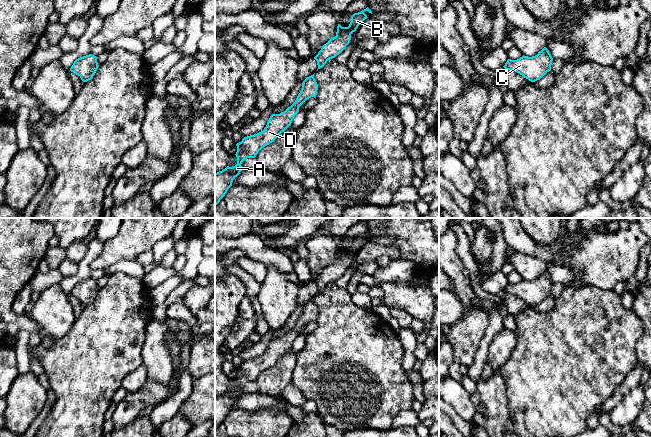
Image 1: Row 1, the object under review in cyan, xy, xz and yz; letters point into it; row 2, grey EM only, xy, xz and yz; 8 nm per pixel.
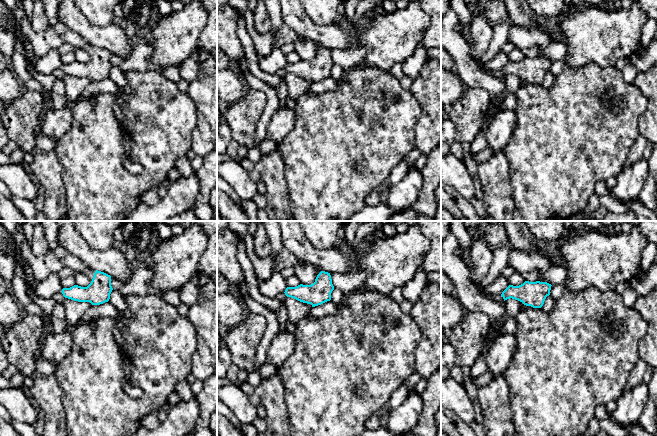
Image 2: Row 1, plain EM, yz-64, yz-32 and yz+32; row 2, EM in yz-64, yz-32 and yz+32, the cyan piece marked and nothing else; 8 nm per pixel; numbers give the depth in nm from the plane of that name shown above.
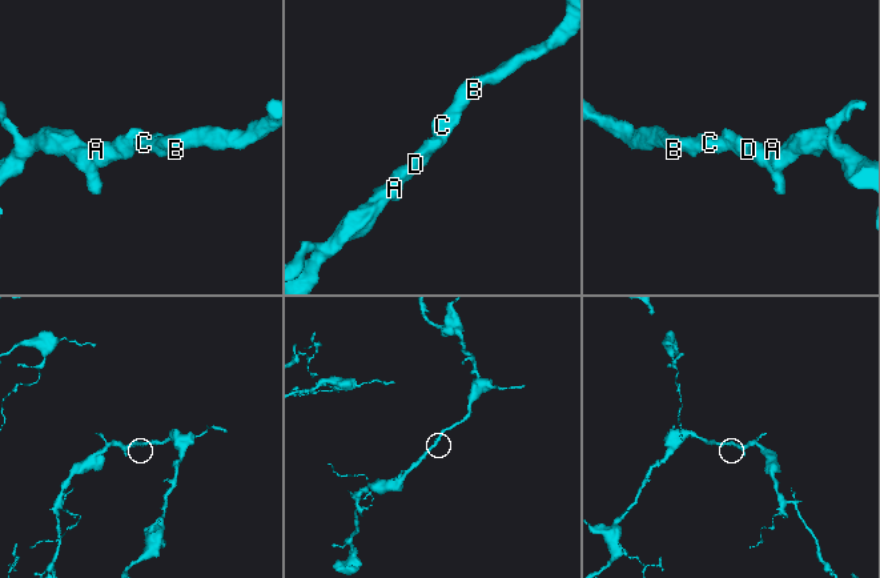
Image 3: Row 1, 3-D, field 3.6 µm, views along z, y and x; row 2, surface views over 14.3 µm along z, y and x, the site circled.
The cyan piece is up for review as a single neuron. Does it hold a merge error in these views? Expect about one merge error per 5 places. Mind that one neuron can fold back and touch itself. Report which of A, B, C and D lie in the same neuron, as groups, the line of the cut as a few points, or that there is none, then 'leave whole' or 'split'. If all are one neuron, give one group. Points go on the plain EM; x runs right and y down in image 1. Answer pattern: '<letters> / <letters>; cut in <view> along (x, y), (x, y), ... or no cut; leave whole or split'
A B C D; no cut; leave whole

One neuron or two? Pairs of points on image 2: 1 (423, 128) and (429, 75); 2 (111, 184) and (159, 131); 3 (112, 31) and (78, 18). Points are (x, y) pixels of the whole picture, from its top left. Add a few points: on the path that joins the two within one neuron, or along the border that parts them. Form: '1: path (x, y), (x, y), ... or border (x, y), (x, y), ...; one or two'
1: path (429, 115), (429, 88); one
2: path (130, 184), (151, 169), (156, 150); one
3: path (103, 32), (91, 32), (86, 27); one

